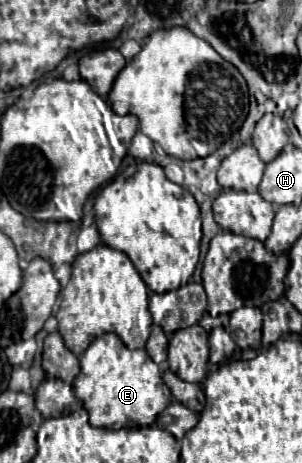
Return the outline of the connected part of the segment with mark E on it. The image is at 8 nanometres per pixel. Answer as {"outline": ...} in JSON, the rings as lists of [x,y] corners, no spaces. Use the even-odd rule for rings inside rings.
{"outline":[[[115,333],[97,337],[81,357],[81,373],[73,381],[75,397],[89,413],[93,427],[143,427],[151,425],[169,405],[172,396],[161,379],[161,369],[145,349],[127,349]]]}

